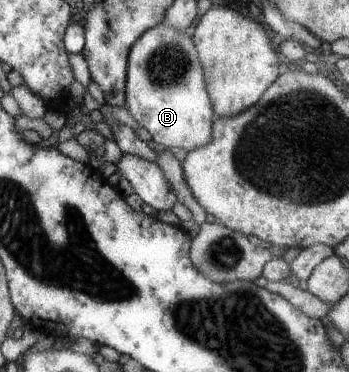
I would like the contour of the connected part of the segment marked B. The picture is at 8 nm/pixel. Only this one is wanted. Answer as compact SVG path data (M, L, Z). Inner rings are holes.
M159 23L146 30L130 48L126 72L125 106L131 116L146 128L153 140L167 149L192 148L204 145L212 137L212 124L216 118L206 89L204 70L192 37L185 31Z

